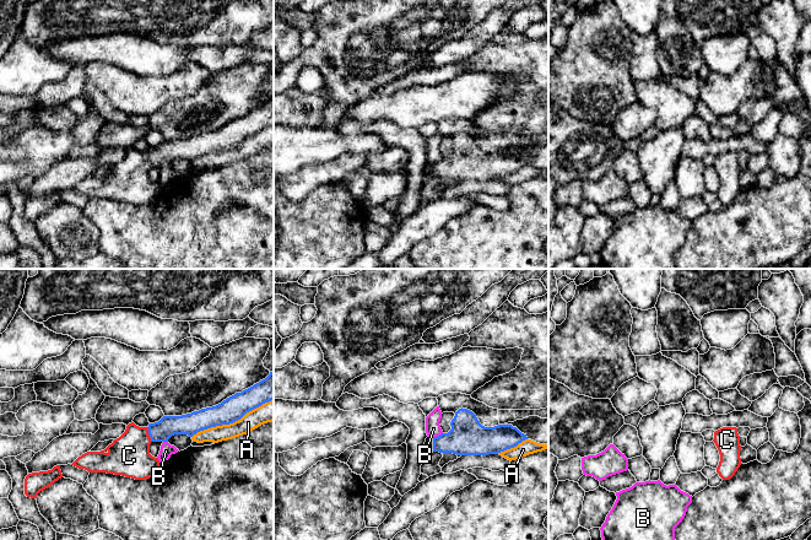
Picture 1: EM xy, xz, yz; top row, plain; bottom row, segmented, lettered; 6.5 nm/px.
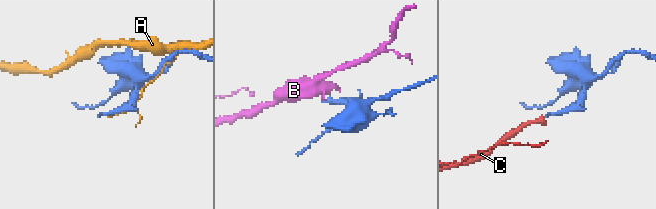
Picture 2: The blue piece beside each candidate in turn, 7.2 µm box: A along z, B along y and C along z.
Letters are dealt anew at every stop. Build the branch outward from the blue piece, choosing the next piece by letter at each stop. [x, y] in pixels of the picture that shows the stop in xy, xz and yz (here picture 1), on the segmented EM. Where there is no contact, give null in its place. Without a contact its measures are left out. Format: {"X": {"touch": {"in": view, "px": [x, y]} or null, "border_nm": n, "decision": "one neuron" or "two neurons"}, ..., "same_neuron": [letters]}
{"A": {"touch": {"in": "xy", "px": [232, 422]}, "border_nm": 600, "decision": "two neurons"}, "B": {"touch": {"in": "xz", "px": [438, 436]}, "border_nm": 80, "decision": "two neurons"}, "C": {"touch": {"in": "xy", "px": [149, 435]}, "border_nm": 100, "decision": "one neuron"}, "same_neuron": ["C"]}

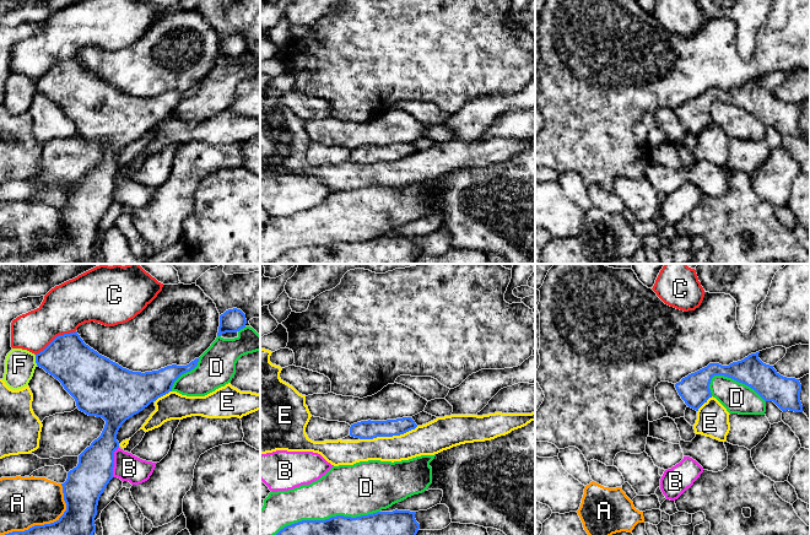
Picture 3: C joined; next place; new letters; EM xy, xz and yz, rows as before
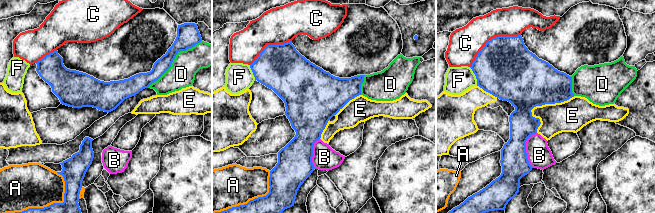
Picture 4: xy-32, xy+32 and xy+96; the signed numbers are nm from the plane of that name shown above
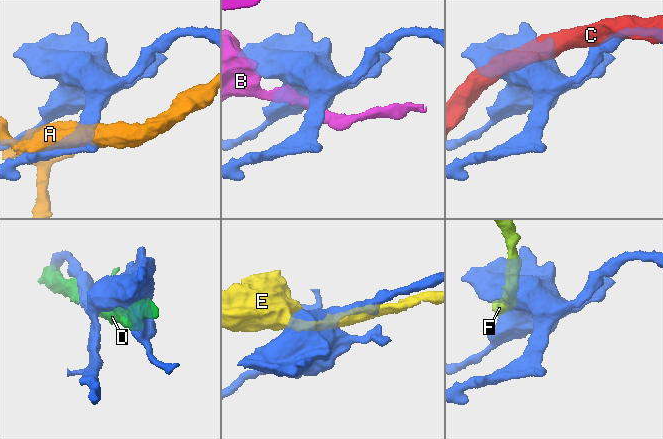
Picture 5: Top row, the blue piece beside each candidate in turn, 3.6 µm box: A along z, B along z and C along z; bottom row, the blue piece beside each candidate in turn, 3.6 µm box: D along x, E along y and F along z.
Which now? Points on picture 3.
{"A": {"touch": {"in": "xy", "px": [48, 524]}, "border_nm": 500, "decision": "two neurons"}, "B": {"touch": {"in": "xy", "px": [113, 461]}, "border_nm": 200, "decision": "two neurons"}, "C": {"touch": {"in": "xy", "px": [57, 336]}, "border_nm": 300, "decision": "two neurons"}, "D": {"touch": {"in": "xz", "px": [327, 519]}, "border_nm": 700, "decision": "two neurons"}, "E": {"touch": {"in": "xz", "px": [388, 436]}, "border_nm": 400, "decision": "two neurons"}, "F": {"touch": {"in": "xy", "px": [36, 360]}, "border_nm": 70, "decision": "two neurons"}, "same_neuron": []}

